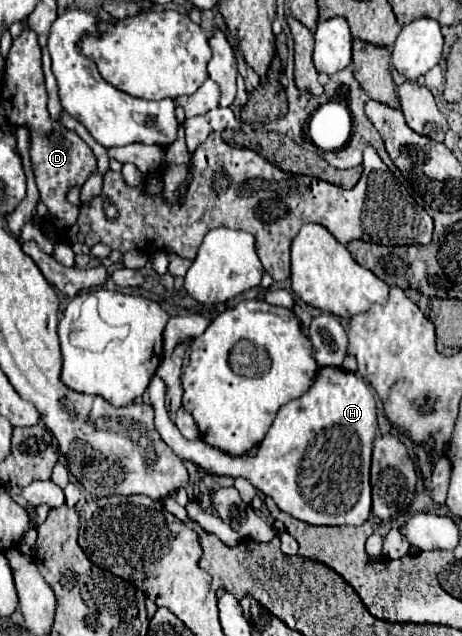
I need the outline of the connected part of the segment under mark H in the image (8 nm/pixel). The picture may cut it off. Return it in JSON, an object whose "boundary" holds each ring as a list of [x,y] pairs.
{"boundary":[[[322,367],[316,375],[314,385],[298,399],[286,403],[280,407],[270,431],[266,433],[264,441],[258,445],[256,455],[240,455],[232,457],[222,453],[220,449],[198,441],[188,441],[182,437],[178,427],[172,423],[170,413],[164,405],[164,393],[166,385],[158,375],[150,381],[150,401],[156,413],[156,429],[162,435],[164,443],[170,445],[170,449],[186,459],[202,467],[204,471],[212,475],[228,475],[228,477],[244,477],[248,479],[256,489],[260,489],[264,495],[272,497],[276,507],[300,521],[306,521],[310,525],[362,525],[368,521],[372,513],[372,491],[370,491],[370,457],[372,457],[372,441],[376,435],[376,399],[368,383],[358,377],[356,373],[338,369],[338,367]]]}

